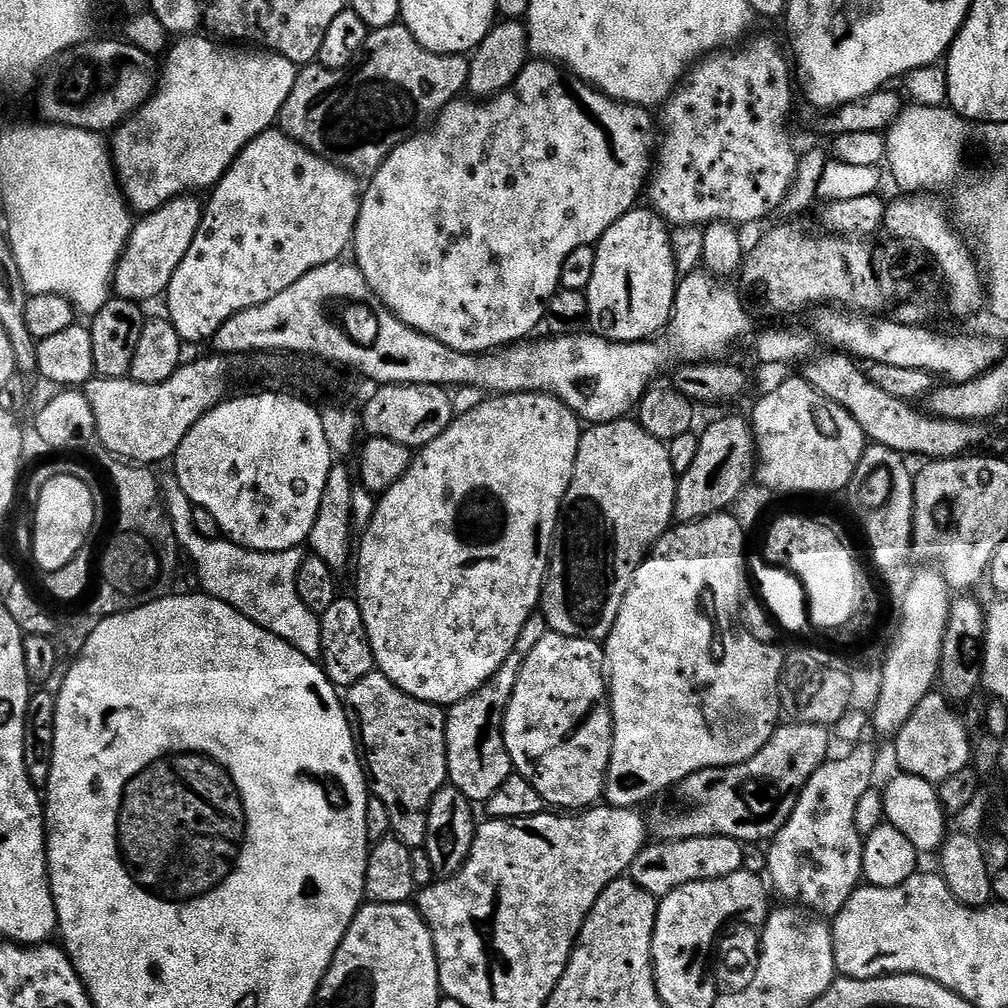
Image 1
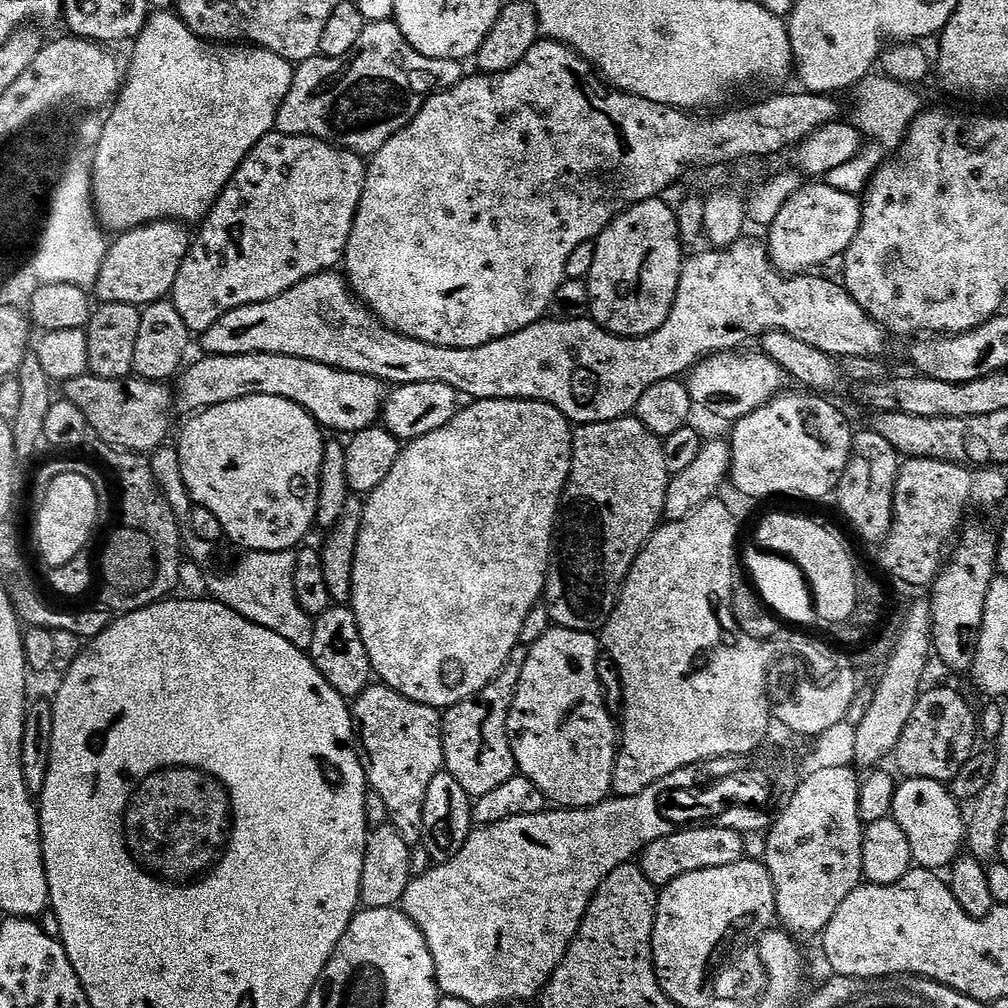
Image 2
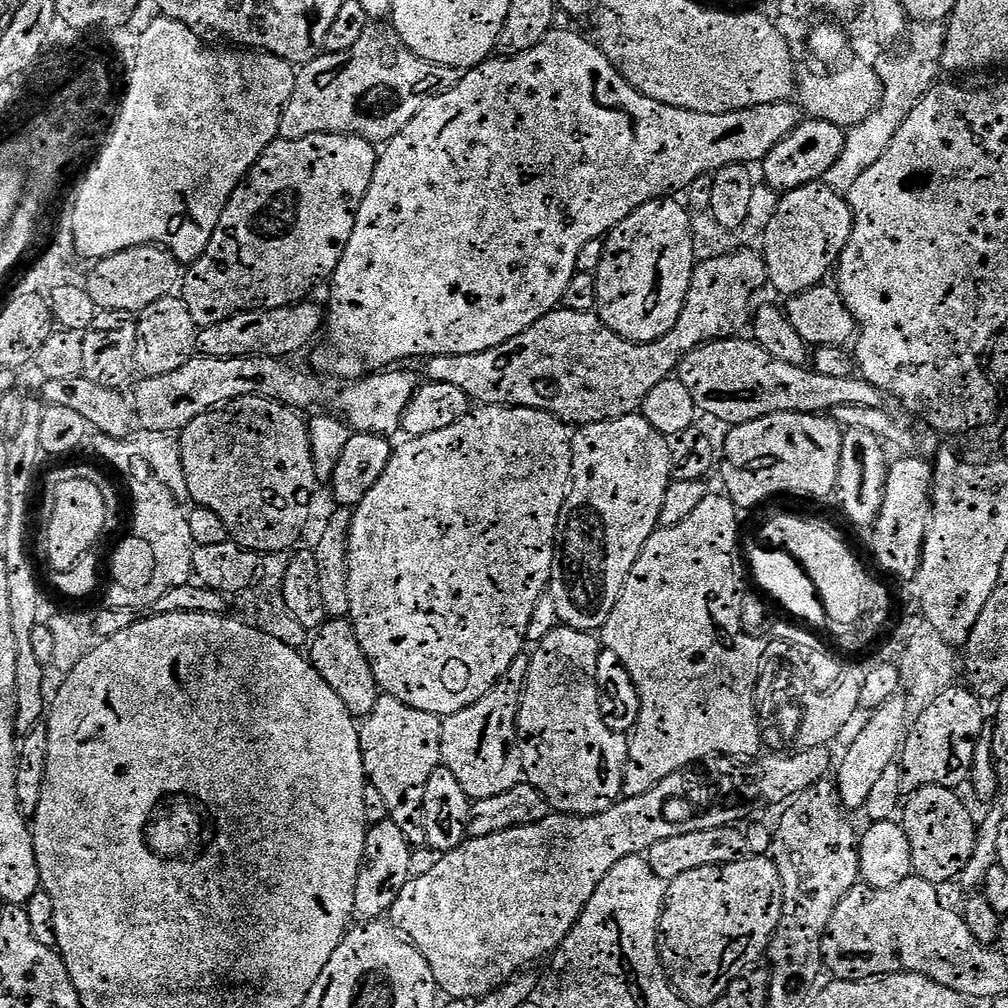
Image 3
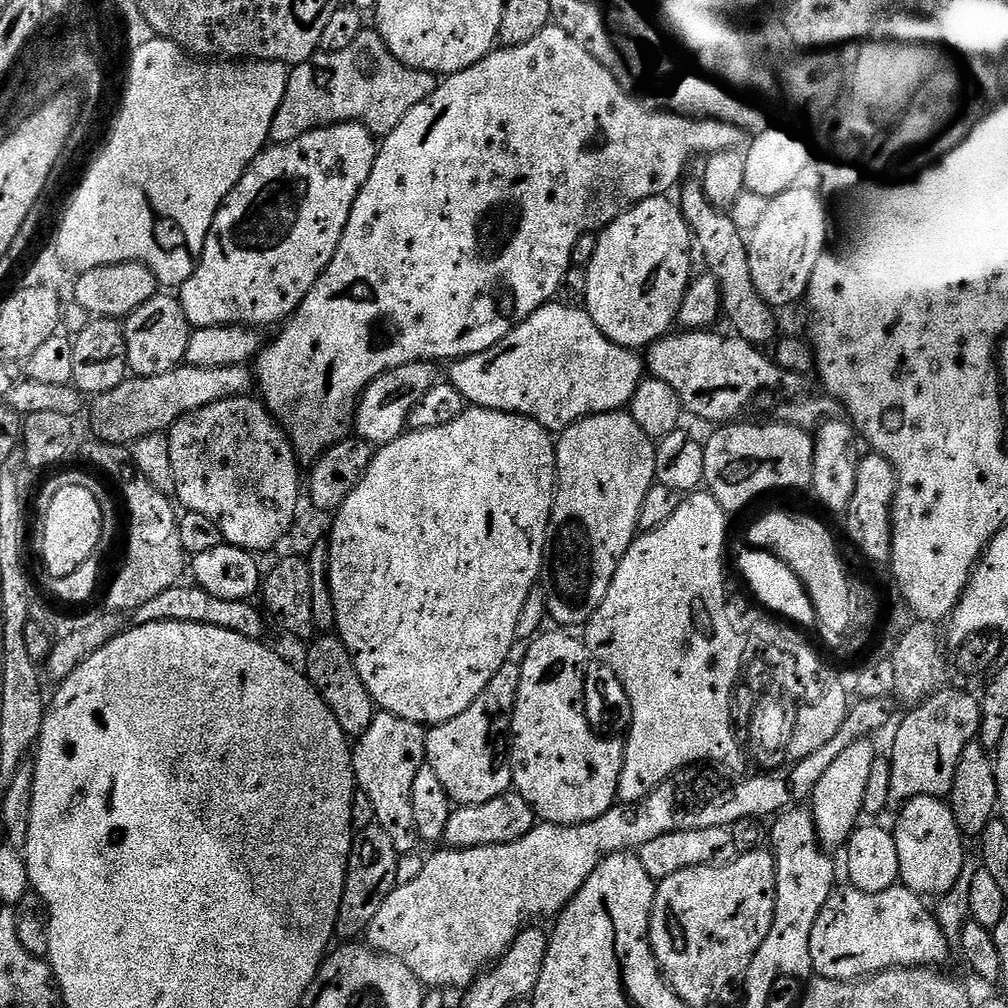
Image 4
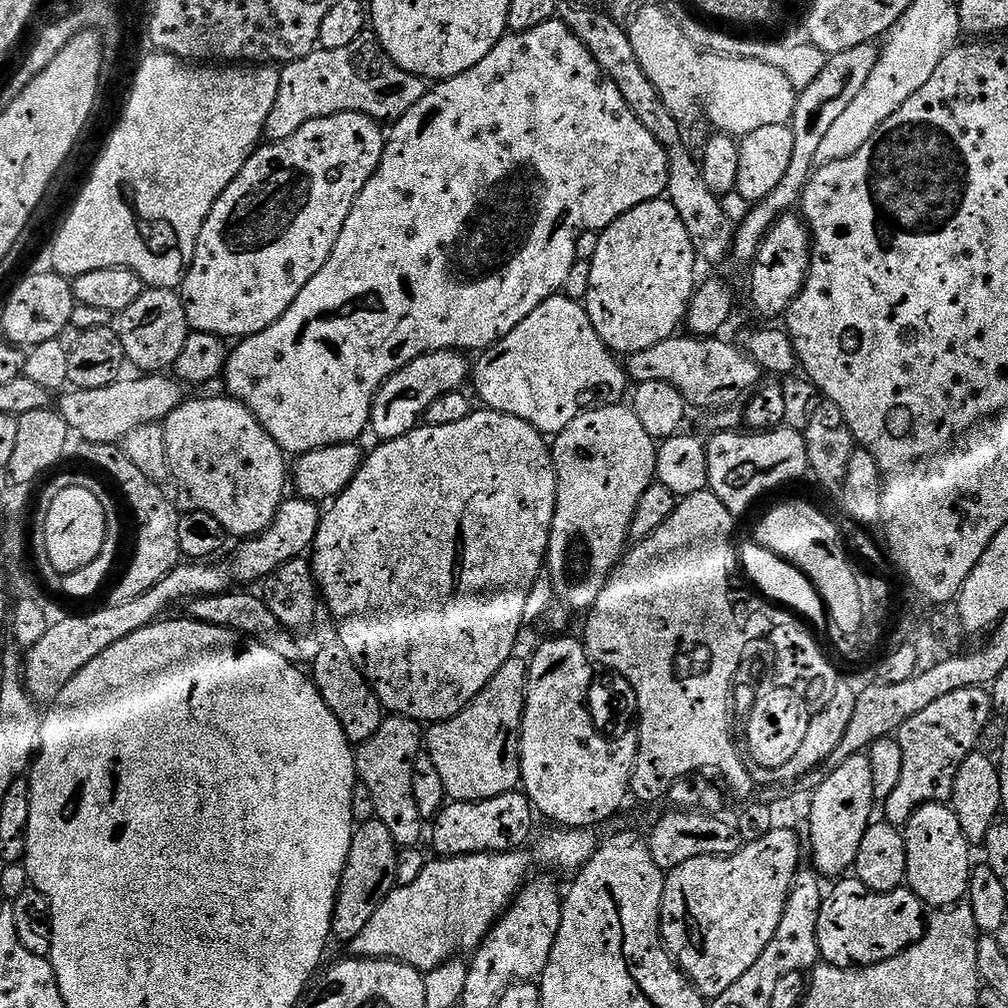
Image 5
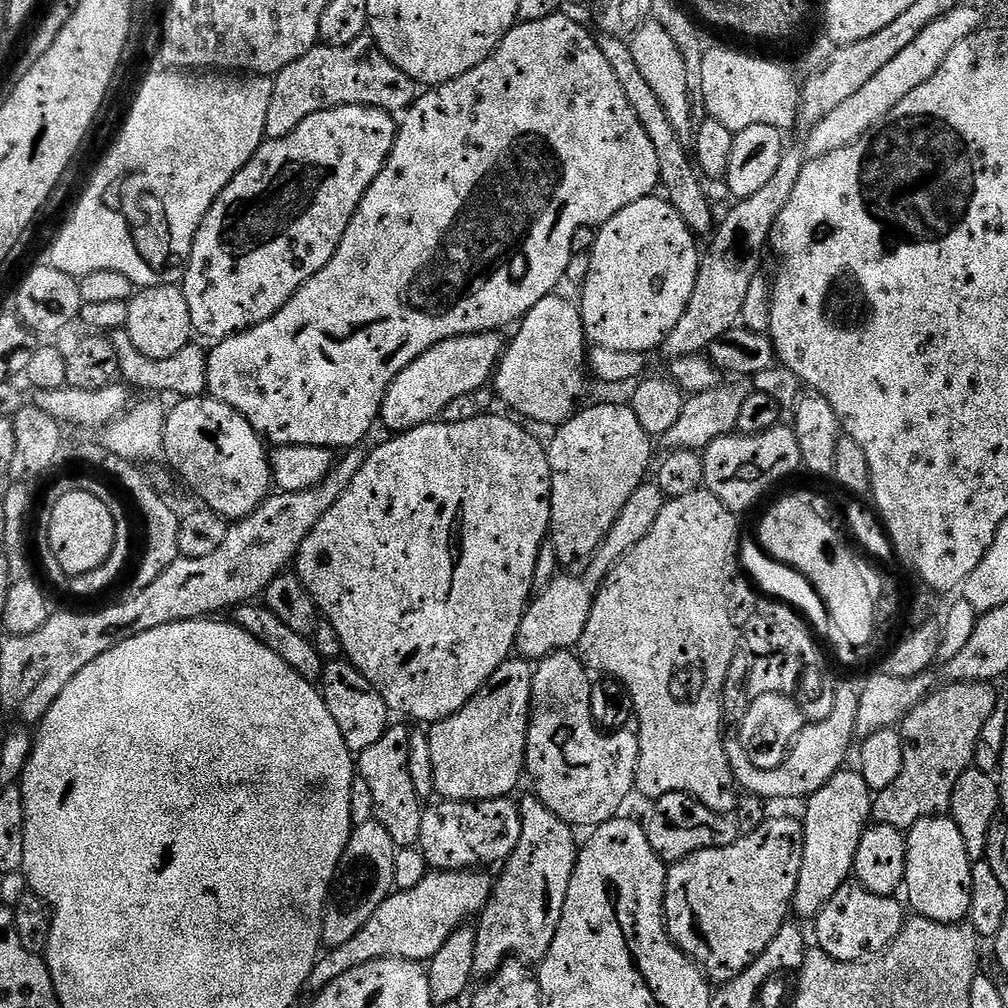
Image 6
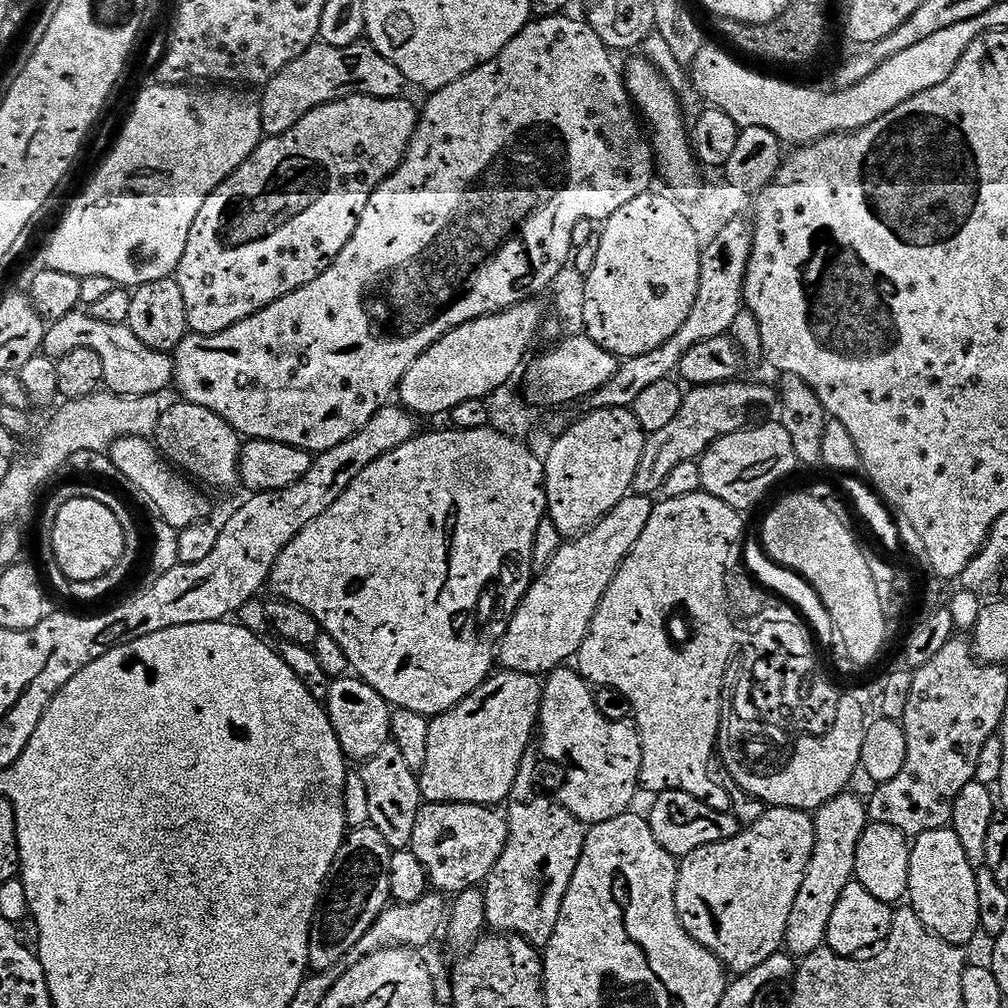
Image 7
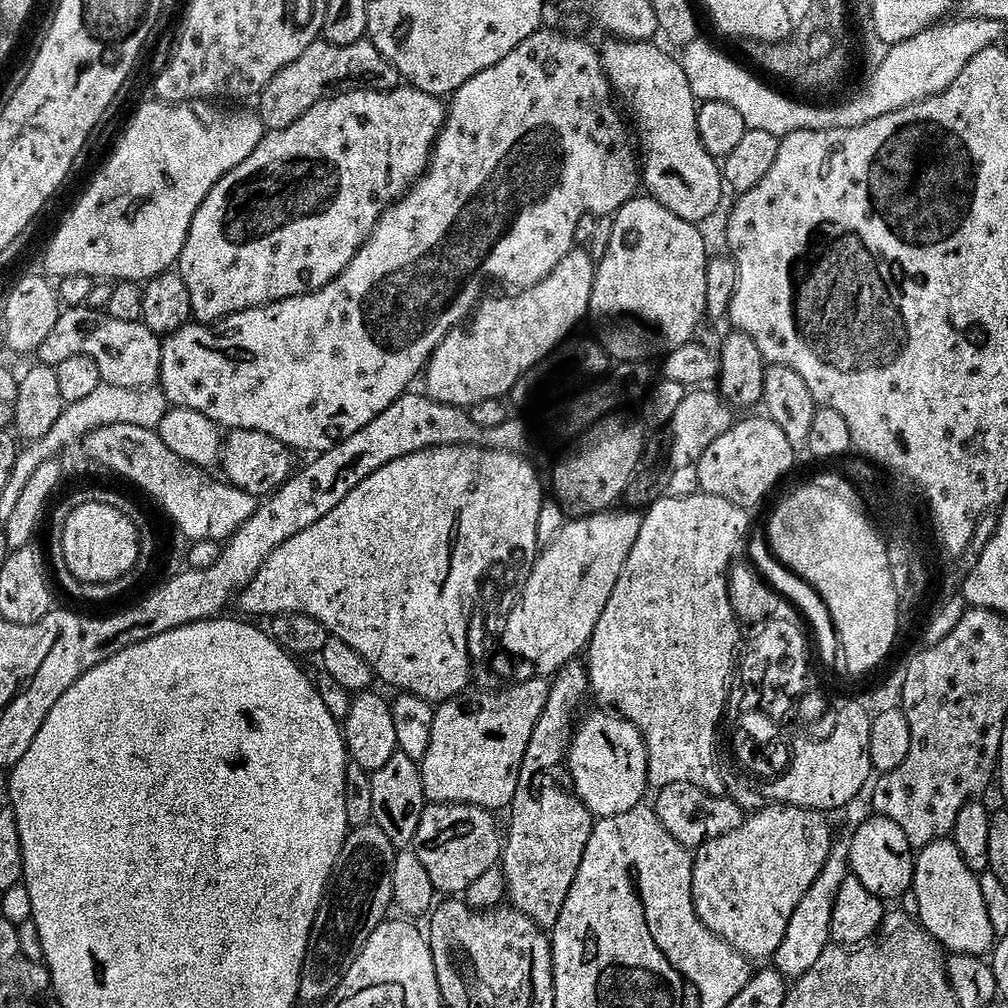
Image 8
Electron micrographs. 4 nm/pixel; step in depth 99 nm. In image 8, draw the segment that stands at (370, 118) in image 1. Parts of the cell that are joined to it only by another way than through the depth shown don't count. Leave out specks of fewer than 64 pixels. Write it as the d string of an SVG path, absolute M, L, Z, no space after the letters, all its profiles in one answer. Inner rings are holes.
M365 38L350 46L334 46L317 42L311 44L290 66L275 76L260 91L258 97L258 115L268 132L277 132L290 126L302 114L306 114L325 98L339 93L341 90L379 90L390 92L401 83L402 77L392 64Z

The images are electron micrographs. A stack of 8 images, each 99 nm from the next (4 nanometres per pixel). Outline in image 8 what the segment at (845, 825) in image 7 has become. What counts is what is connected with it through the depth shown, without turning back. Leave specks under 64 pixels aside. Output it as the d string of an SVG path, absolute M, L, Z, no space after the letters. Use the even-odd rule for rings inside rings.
M837 843L833 847L830 858L826 858L826 866L822 866L822 874L806 890L802 902L798 902L798 910L794 910L794 918L790 918L790 926L786 926L786 938L782 938L782 946L778 946L774 957L774 967L788 982L799 980L818 958L830 947L832 938L832 919L834 918L834 902L838 898L838 890L842 890L842 882L850 879L848 862L848 844Z

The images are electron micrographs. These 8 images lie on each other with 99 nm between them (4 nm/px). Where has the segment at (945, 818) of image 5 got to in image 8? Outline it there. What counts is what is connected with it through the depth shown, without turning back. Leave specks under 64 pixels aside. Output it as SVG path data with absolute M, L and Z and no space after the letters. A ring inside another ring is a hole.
M951 838L936 840L930 846L919 849L915 853L916 869L912 879L911 895L916 895L916 912L918 923L941 949L965 958L984 958L995 949L998 937L990 924L986 912L985 899L982 898L980 877L973 873L958 852L958 846Z

